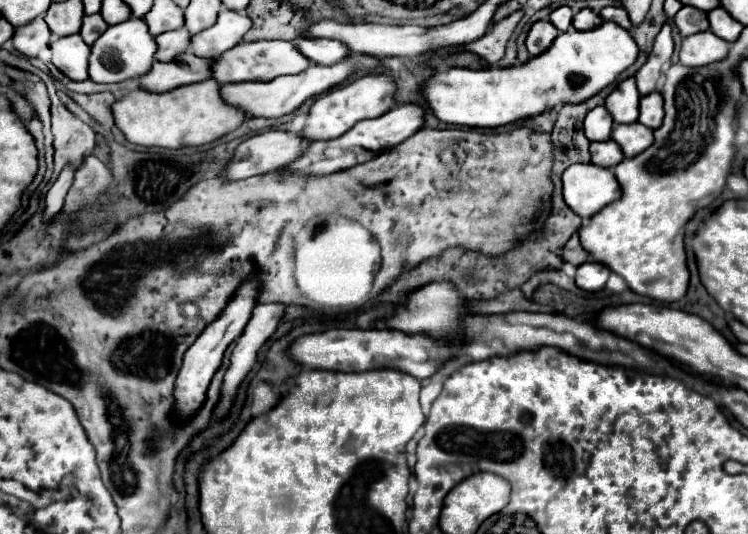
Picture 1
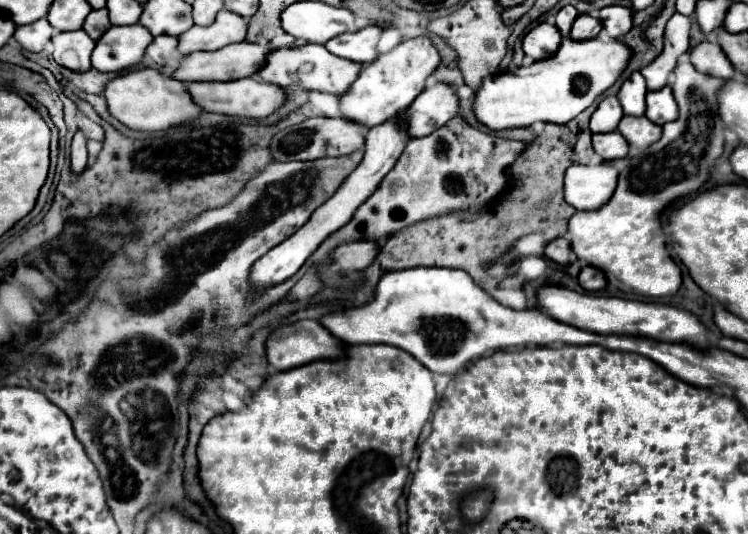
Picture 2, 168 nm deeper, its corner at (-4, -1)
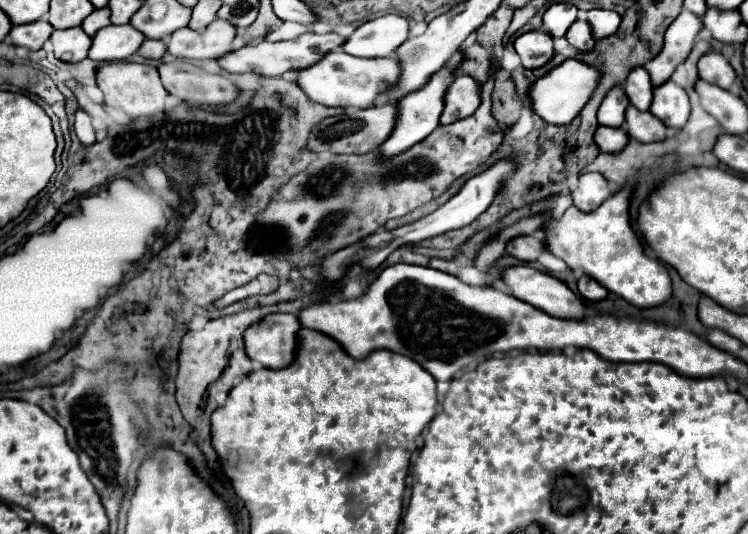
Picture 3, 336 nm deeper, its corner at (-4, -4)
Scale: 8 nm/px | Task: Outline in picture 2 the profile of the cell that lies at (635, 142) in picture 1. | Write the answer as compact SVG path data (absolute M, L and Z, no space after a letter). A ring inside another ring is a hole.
M625 115L617 127L617 131L627 139L633 147L649 147L661 137L661 127L651 123L647 117L631 117Z

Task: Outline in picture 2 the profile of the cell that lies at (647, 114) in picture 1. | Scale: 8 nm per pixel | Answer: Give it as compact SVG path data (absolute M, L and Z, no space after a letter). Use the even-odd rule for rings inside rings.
M663 87L659 91L647 93L647 119L655 121L657 125L665 125L669 121L675 121L679 117L679 105L673 97L671 87Z

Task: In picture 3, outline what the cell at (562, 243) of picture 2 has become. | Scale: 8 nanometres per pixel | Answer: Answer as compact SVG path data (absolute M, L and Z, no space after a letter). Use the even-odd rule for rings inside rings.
M519 236L513 242L509 242L509 254L517 256L519 260L531 262L537 260L545 252L545 242L535 236Z

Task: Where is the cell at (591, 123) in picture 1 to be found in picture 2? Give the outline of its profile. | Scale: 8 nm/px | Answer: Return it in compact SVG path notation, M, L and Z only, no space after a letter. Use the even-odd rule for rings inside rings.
M607 97L601 101L597 111L591 117L591 131L593 133L607 133L615 131L623 117L623 107L617 97Z

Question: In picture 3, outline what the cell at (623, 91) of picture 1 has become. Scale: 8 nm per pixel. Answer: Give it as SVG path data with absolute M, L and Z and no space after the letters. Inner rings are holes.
M635 68L629 74L623 90L635 108L639 108L643 112L649 110L649 104L653 98L653 86L651 86L651 80L649 80L649 74L645 68Z

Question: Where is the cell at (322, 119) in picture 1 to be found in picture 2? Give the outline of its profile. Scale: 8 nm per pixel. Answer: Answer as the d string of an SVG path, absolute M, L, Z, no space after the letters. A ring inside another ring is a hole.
M413 37L399 43L389 53L379 55L373 63L363 67L349 93L341 97L341 117L363 121L367 129L379 125L379 121L387 121L387 117L393 117L399 109L407 109L415 101L415 97L425 89L425 79L435 73L439 63L441 55L431 37Z

